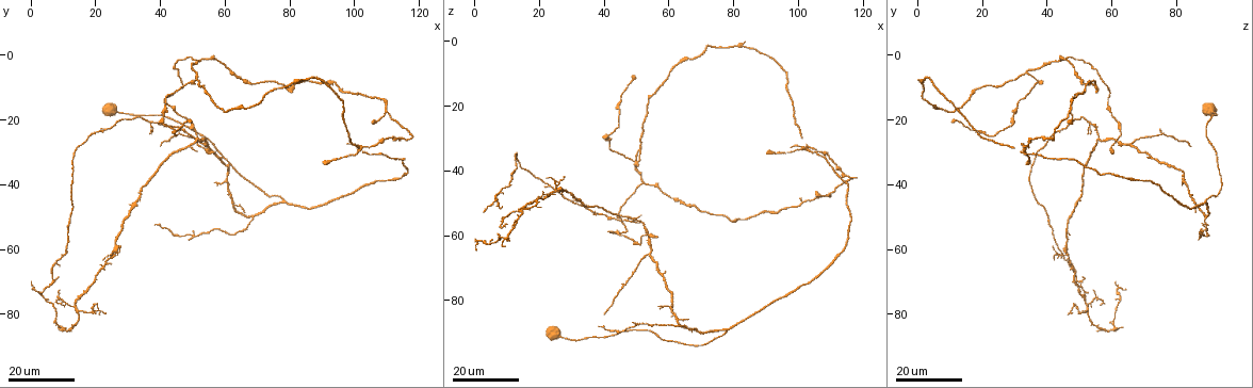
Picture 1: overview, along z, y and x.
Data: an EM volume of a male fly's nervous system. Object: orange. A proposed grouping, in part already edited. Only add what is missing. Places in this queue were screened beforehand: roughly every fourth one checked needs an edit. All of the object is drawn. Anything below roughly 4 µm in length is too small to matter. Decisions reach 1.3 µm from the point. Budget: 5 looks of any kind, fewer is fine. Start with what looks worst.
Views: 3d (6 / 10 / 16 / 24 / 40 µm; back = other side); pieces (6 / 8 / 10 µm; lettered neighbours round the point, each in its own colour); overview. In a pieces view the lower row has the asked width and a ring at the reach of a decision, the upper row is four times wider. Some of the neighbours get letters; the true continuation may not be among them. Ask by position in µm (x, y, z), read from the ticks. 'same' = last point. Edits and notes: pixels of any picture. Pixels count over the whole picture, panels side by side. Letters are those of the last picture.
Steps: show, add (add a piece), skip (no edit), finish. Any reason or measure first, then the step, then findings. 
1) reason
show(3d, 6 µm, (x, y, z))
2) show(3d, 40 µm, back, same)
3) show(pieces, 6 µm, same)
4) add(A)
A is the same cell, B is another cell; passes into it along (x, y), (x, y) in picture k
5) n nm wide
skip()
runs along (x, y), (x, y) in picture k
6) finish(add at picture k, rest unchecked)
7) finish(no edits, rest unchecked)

thin end
show(3d, 16 µm, (40.5, 28.5, 83.5))

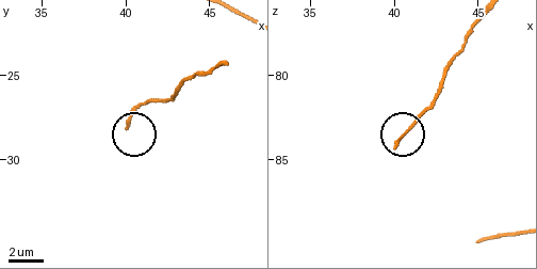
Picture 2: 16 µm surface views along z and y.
show(pieces, 8 µm, (40.0, 27.9, 84.2))

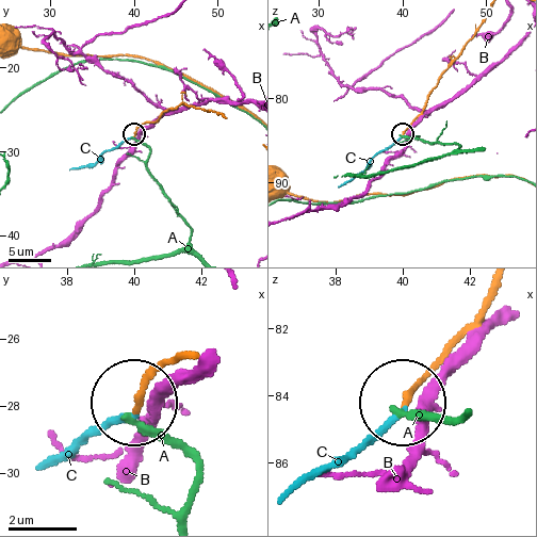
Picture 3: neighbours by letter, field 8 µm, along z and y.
add(C)
C is the same cell, A and B are other cells; passes into it along (478, 320), (422, 377), (407, 409), (302, 481) in picture 3; it goes on there

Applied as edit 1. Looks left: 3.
tapers out
show(3d, 24 µm, (97.5, 27.5, 32.5))

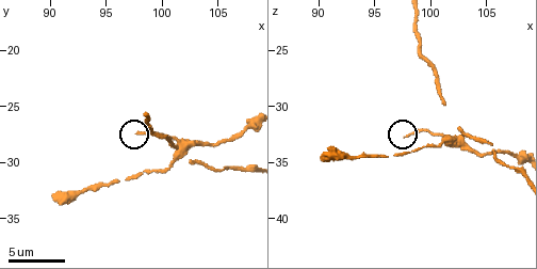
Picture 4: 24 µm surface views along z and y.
show(pieces, 10 µm, (97.6, 27.4, 32.4))

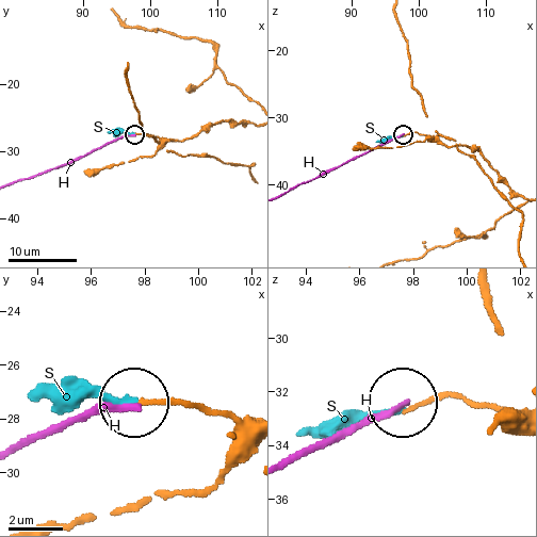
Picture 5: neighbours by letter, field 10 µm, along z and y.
add(S)
S is the same cell, H is another cell; it goes on there

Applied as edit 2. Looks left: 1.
finish(add at picture 3, add at picture 5, rest unchecked)

